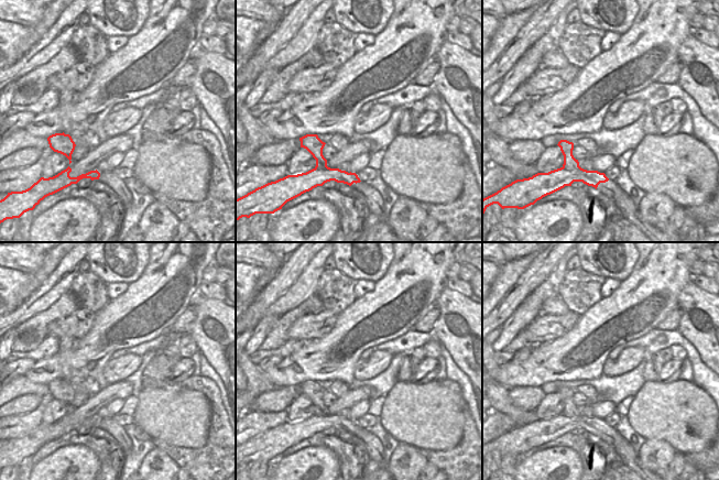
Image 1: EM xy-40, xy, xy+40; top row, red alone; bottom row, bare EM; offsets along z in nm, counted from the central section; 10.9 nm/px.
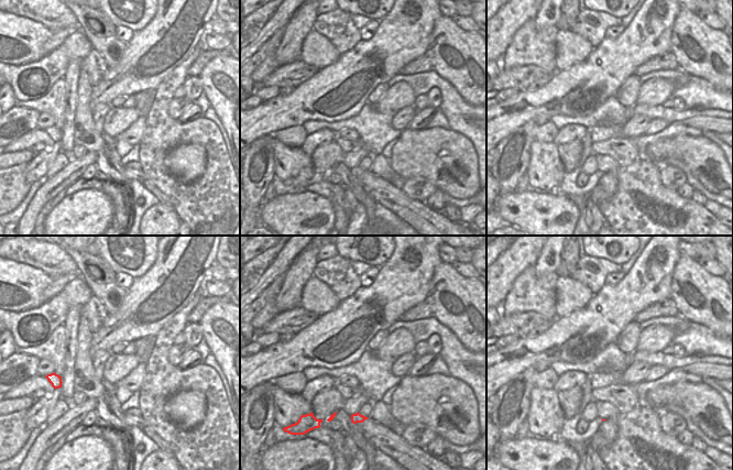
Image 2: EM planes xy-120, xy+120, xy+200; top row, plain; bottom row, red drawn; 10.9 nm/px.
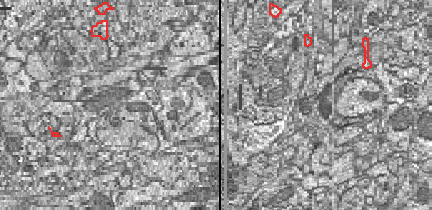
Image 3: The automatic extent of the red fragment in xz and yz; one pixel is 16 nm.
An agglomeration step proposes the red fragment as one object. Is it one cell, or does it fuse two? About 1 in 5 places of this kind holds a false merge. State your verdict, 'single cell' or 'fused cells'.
fused cells

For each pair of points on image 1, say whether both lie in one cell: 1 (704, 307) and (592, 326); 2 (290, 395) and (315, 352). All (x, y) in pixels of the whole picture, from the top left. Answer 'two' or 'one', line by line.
1: two
2: two

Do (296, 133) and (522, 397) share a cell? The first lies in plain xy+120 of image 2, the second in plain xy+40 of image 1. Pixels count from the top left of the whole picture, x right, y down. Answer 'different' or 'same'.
same

